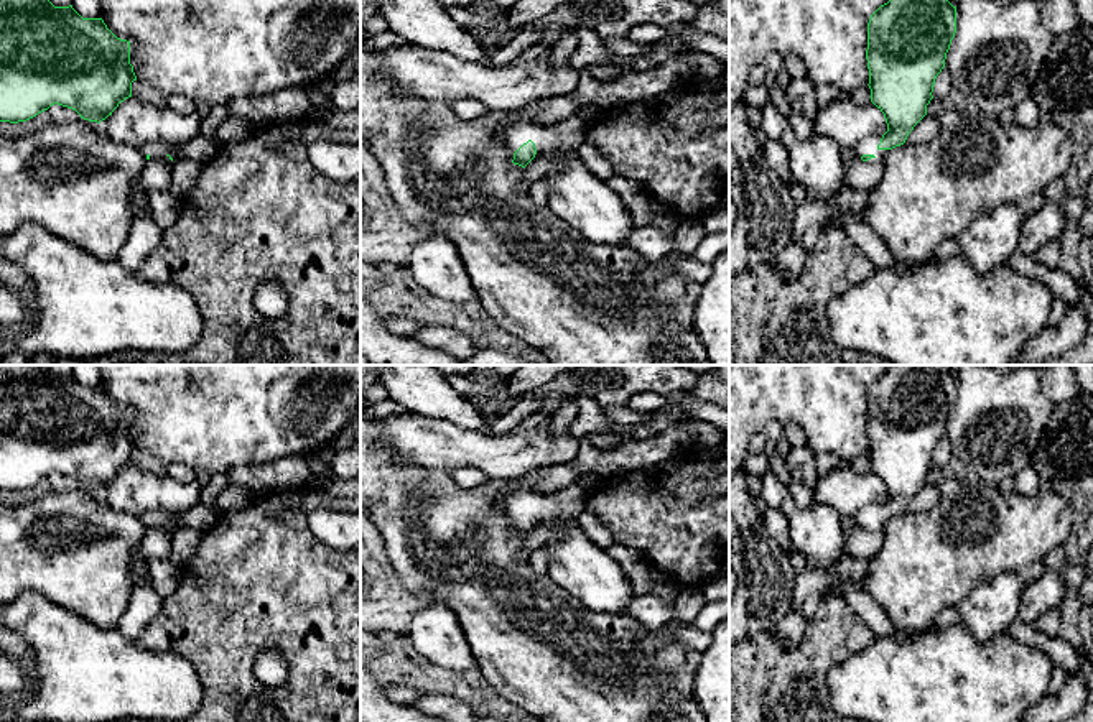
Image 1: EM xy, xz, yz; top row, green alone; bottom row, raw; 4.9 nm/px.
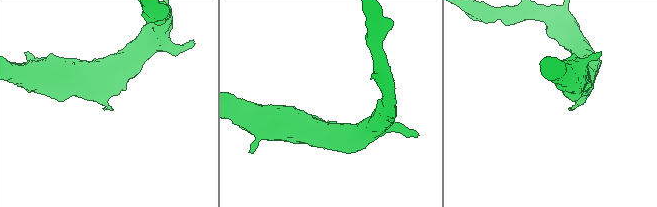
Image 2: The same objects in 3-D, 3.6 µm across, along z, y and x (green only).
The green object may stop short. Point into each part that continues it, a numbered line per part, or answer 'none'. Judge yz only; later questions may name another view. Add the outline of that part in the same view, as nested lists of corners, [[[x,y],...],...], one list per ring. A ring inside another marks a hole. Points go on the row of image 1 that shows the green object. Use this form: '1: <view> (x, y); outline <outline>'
1: yz (868, 145); outline [[[869,137],[861,140],[856,148],[854,155],[861,160],[863,155],[871,155],[872,158],[867,160],[869,163],[881,161],[881,158],[886,155],[887,150],[879,150],[877,145],[881,143],[882,137]]]

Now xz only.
1: xz (568, 134); outline [[[574,113],[548,127],[527,123],[512,125],[505,132],[505,143],[514,153],[528,140],[535,143],[537,153],[545,153],[551,146],[576,151],[588,128],[588,122]]]

